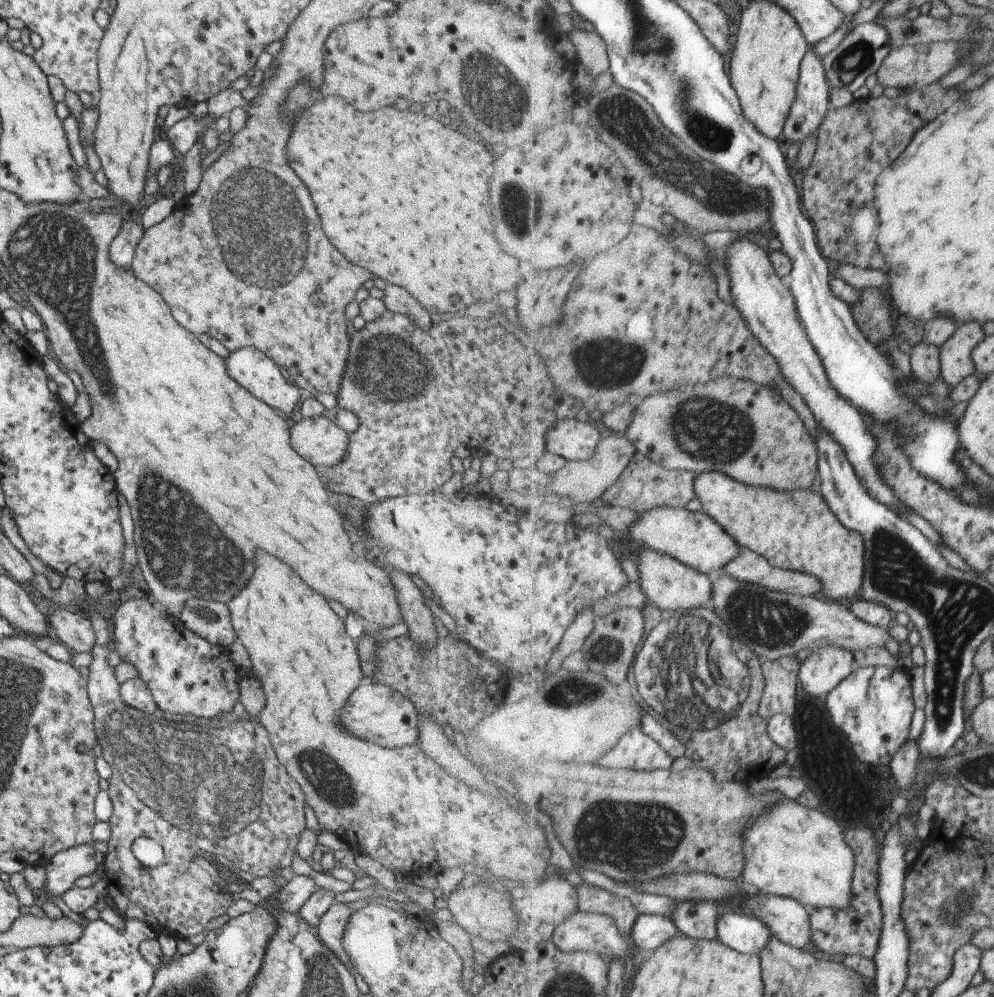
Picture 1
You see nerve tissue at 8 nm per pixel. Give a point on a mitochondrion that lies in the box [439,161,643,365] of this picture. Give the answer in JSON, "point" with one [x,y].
{"point":[519,222]}

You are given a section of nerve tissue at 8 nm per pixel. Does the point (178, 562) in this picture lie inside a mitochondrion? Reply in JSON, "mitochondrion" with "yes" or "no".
{"mitochondrion":"yes"}

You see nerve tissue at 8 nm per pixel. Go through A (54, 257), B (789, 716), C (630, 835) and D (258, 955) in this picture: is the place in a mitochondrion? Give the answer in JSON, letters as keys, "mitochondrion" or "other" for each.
{"A":"mitochondrion","B":"other","C":"mitochondrion","D":"other"}

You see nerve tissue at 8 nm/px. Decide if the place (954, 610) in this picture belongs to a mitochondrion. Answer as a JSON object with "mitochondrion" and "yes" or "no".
{"mitochondrion":"yes"}

